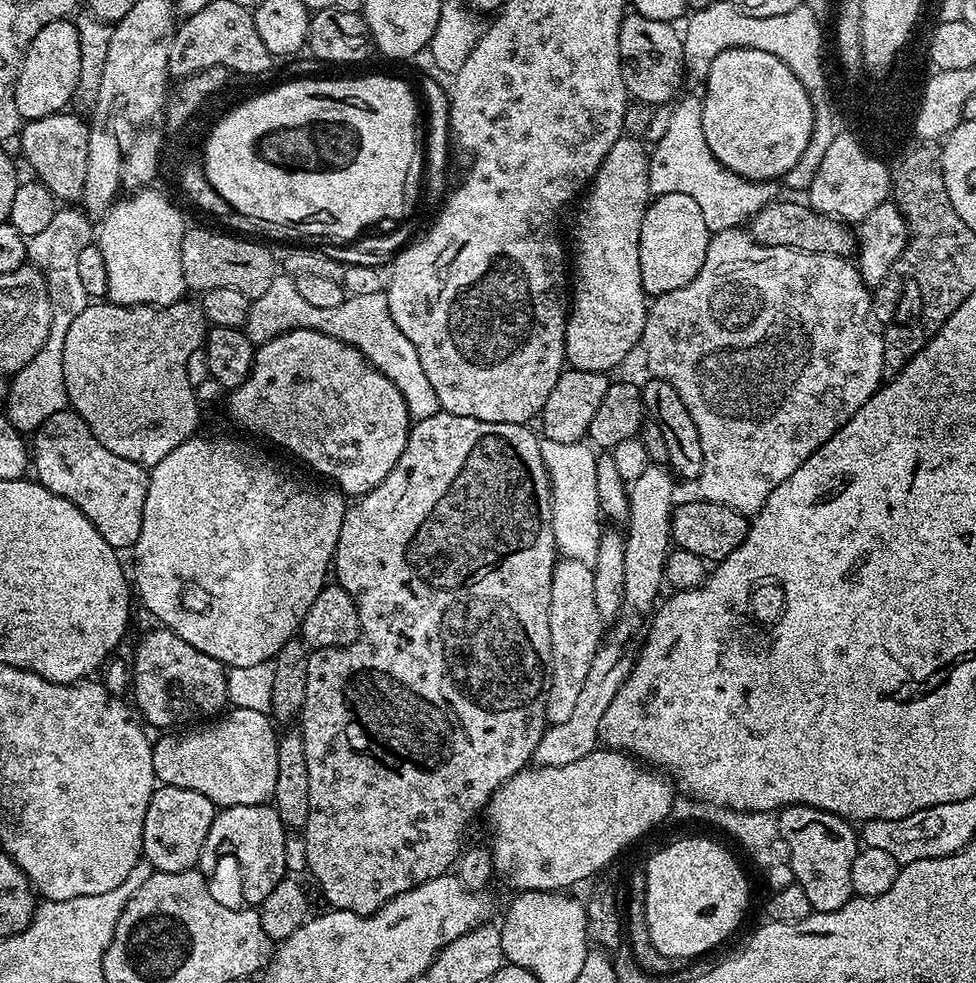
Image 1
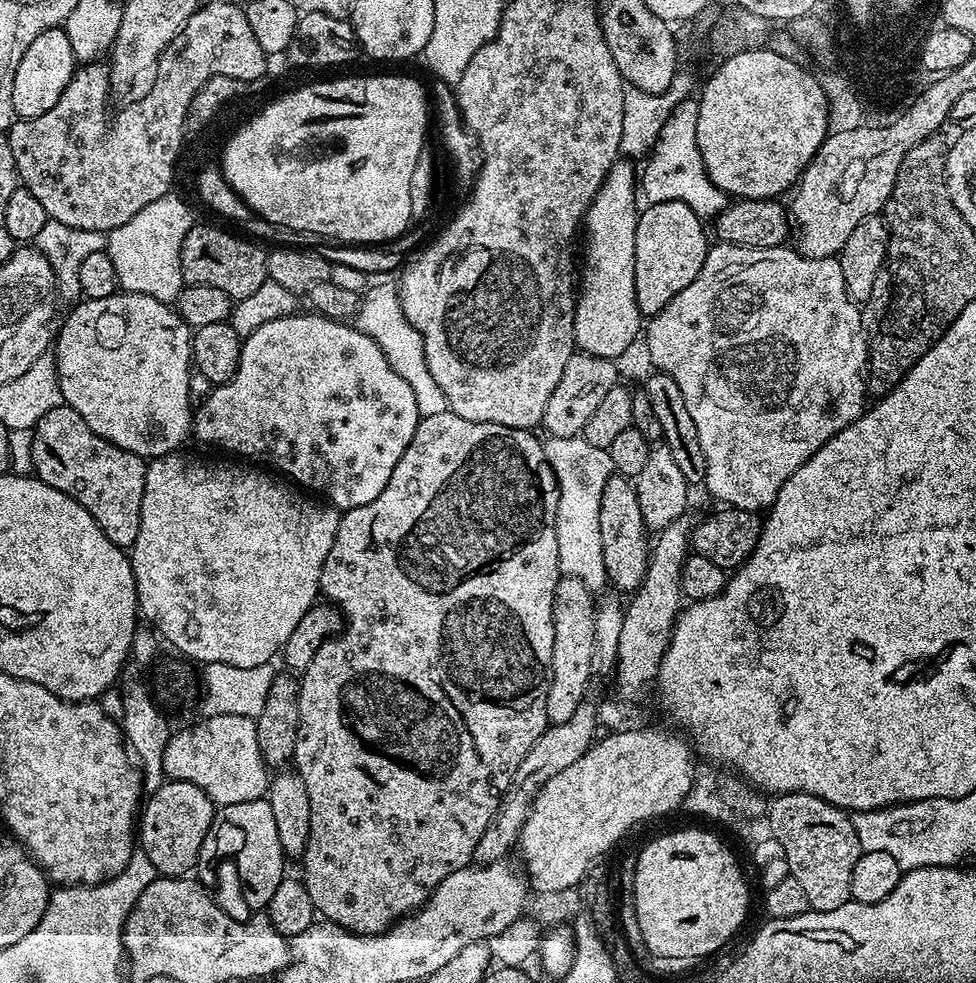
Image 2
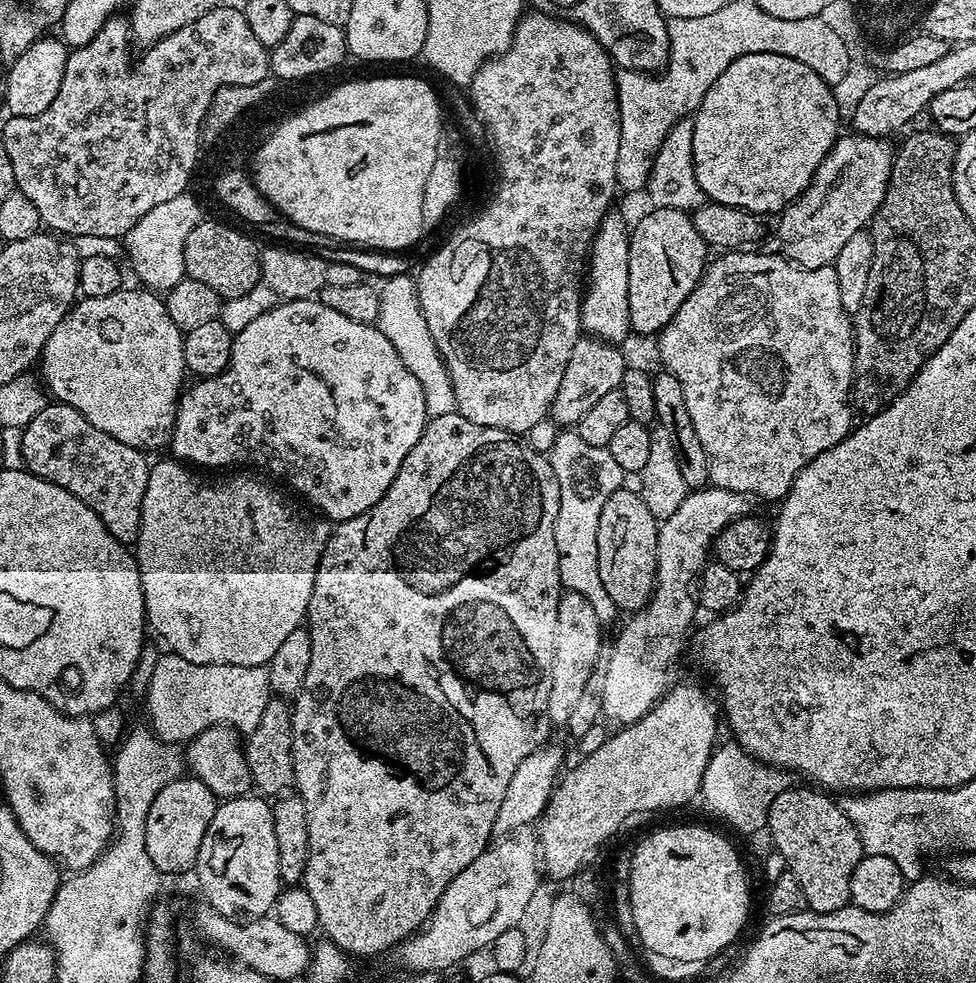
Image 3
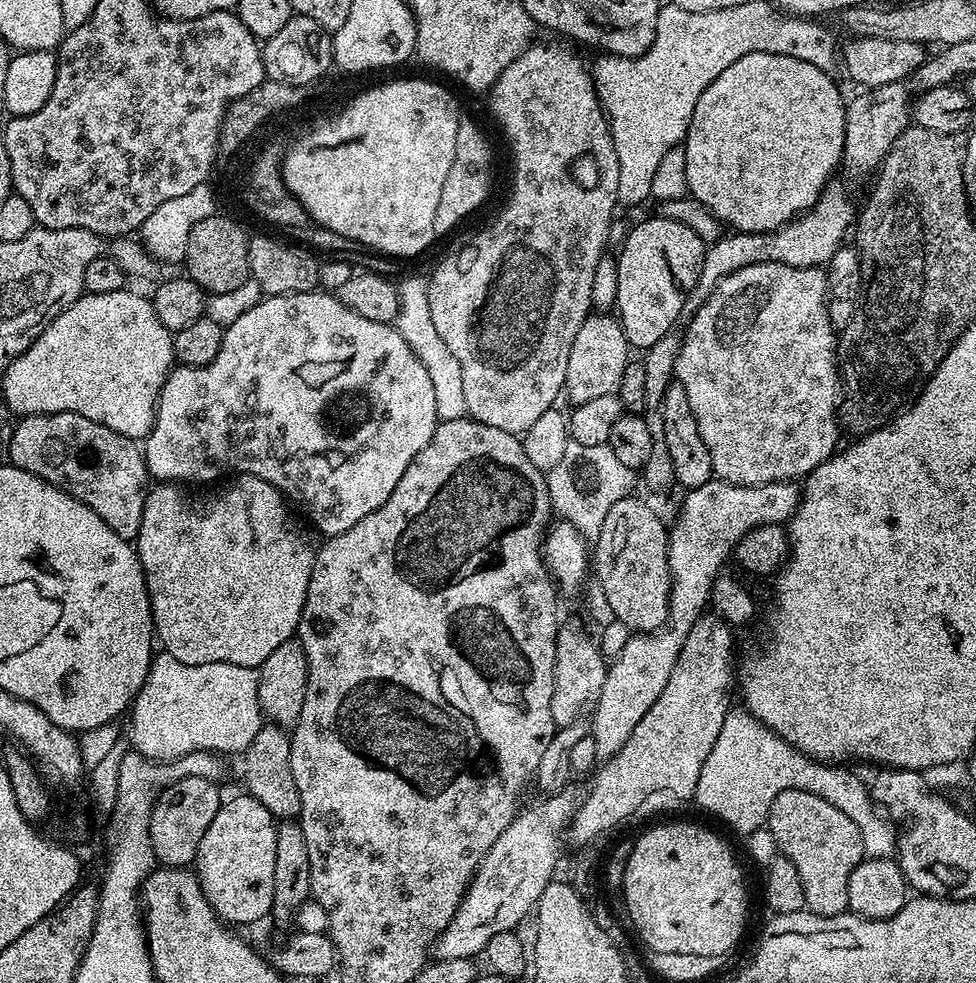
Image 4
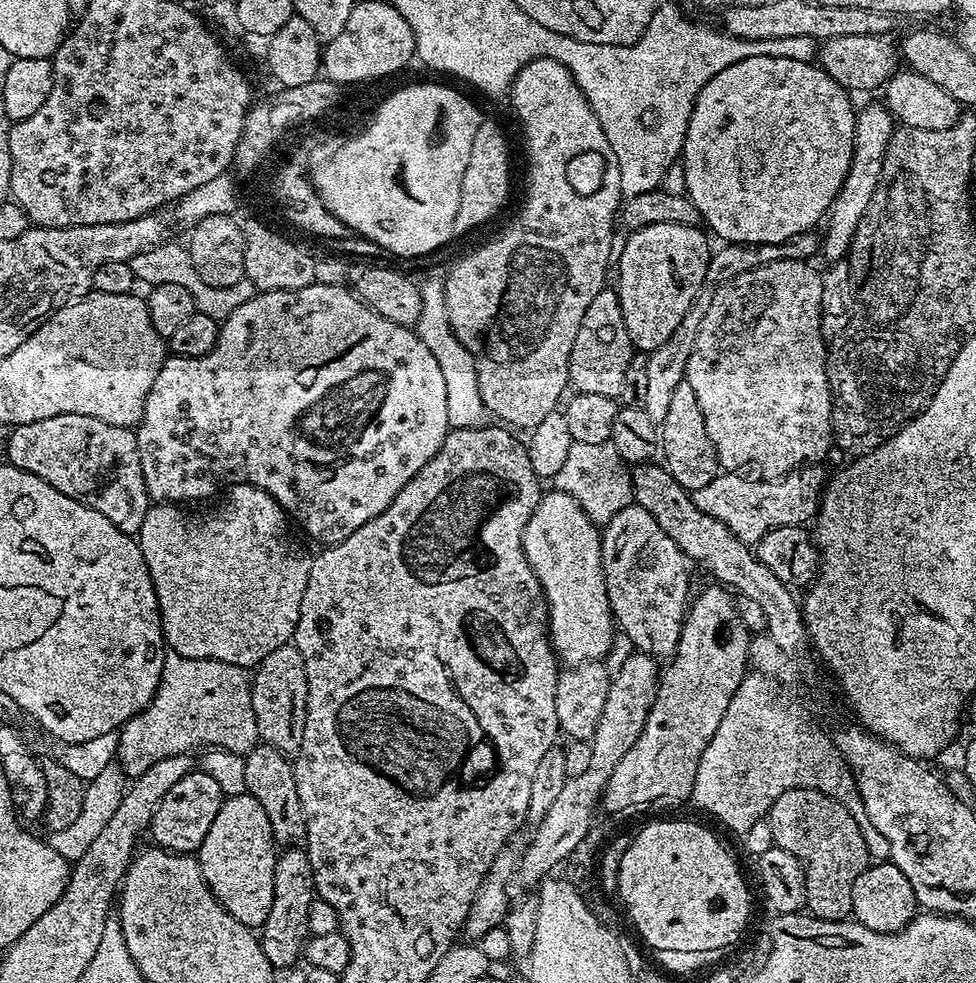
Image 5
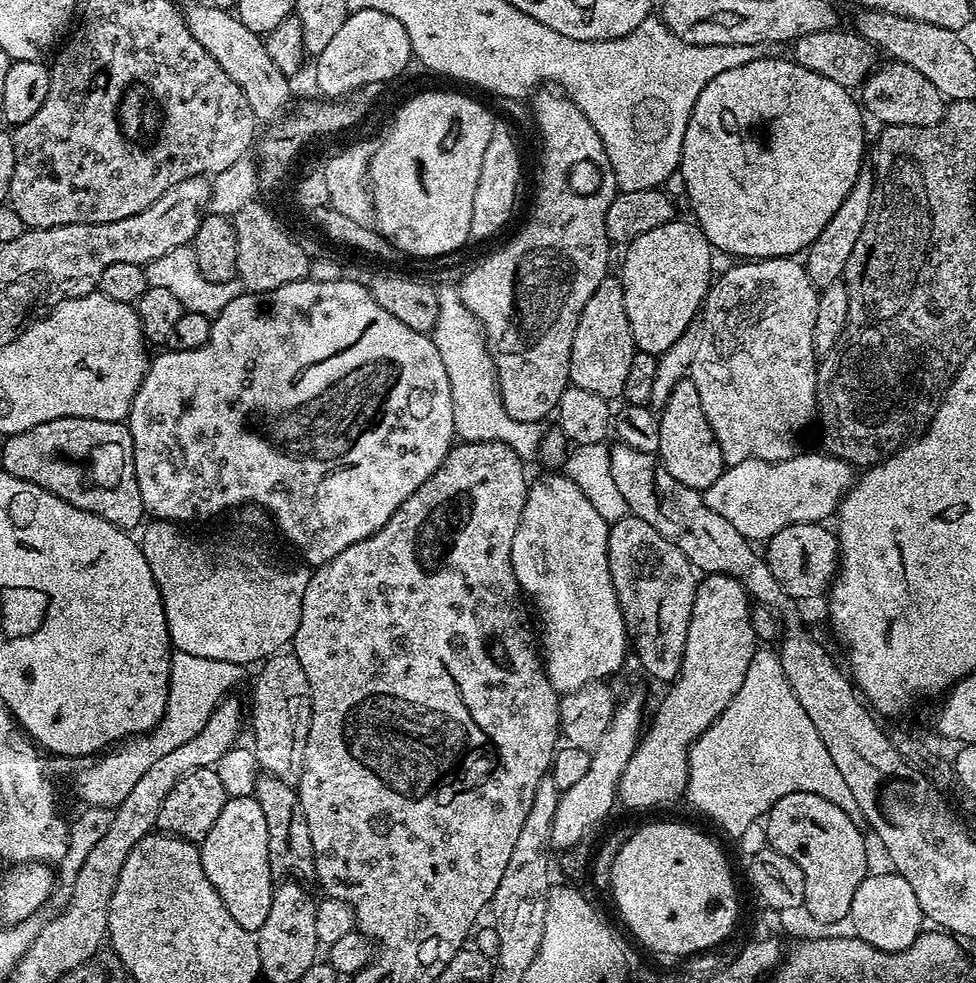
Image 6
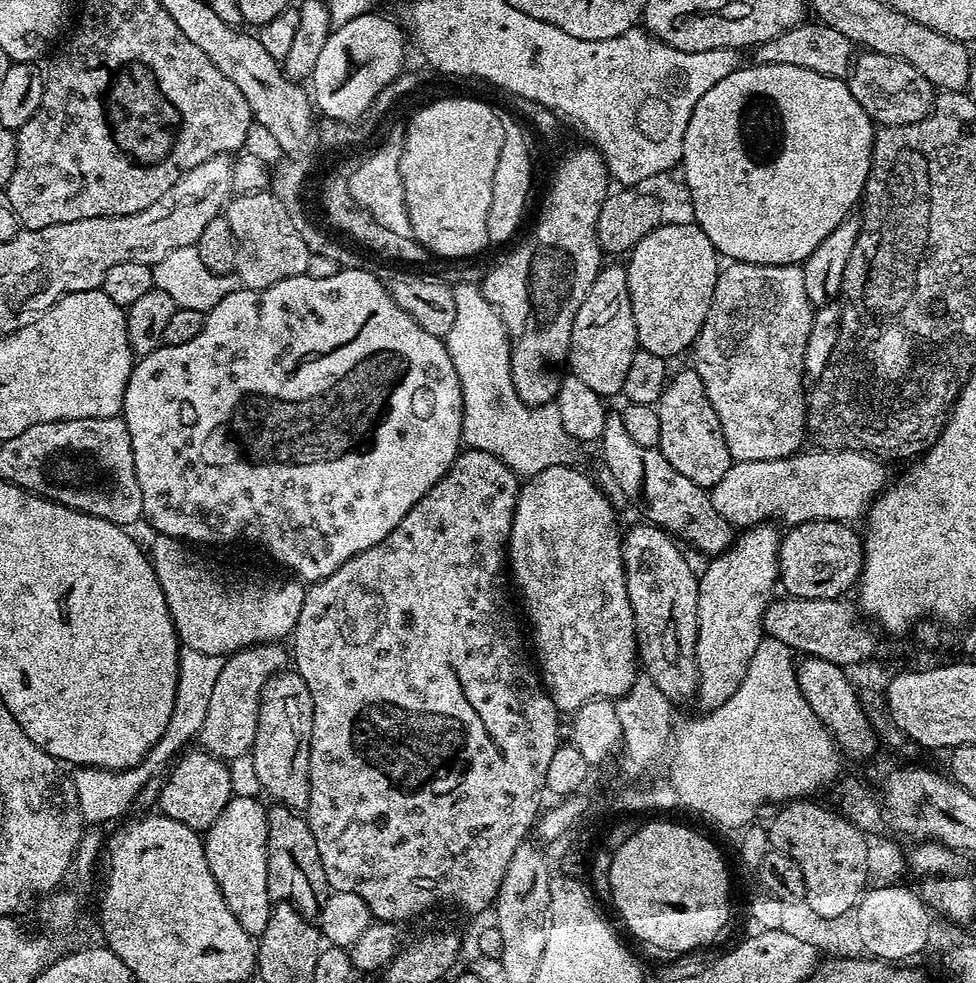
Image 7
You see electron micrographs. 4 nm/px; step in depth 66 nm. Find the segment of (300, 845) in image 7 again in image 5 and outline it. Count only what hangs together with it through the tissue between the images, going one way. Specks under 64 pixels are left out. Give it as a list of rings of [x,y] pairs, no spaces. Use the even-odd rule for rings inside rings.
[[[258,744],[245,755],[244,771],[247,795],[254,797],[265,811],[277,845],[288,846],[301,841],[305,834],[305,812],[298,795],[295,769],[285,753],[274,747]]]

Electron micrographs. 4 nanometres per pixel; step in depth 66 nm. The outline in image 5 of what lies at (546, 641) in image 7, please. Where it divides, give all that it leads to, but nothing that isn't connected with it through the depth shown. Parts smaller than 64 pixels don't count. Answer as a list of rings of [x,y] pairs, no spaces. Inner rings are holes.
[[[549,491],[541,495],[534,514],[530,514],[530,522],[526,522],[524,553],[548,600],[548,635],[552,641],[552,650],[564,666],[600,662],[612,648],[612,628],[614,632],[602,566],[601,529],[570,494]]]

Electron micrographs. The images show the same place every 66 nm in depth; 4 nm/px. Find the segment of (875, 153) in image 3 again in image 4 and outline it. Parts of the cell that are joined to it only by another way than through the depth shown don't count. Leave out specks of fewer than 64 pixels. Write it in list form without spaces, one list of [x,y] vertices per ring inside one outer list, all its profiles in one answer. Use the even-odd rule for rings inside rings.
[[[829,181],[815,206],[807,212],[784,224],[774,231],[766,232],[730,232],[720,240],[705,249],[702,270],[699,272],[698,282],[690,290],[686,302],[683,303],[683,317],[691,316],[701,308],[710,295],[717,288],[722,277],[728,276],[748,265],[780,264],[796,269],[825,267],[843,245],[843,240],[858,218],[856,206],[850,204],[845,190],[837,181]]]

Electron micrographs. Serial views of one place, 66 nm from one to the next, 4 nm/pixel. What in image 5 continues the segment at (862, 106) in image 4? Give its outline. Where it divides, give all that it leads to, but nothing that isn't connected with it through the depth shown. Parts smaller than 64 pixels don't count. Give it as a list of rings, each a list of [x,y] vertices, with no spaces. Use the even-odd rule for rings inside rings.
[[[883,103],[868,104],[864,109],[861,107],[857,111],[850,170],[846,170],[846,178],[834,202],[828,207],[826,223],[823,225],[825,228],[824,236],[822,235],[822,256],[824,252],[825,261],[835,262],[847,257],[854,234],[858,230],[858,222],[862,222],[862,214],[866,214],[866,206],[870,206],[870,198],[874,198],[874,190],[878,190],[886,146],[890,146],[893,131],[894,117]]]

